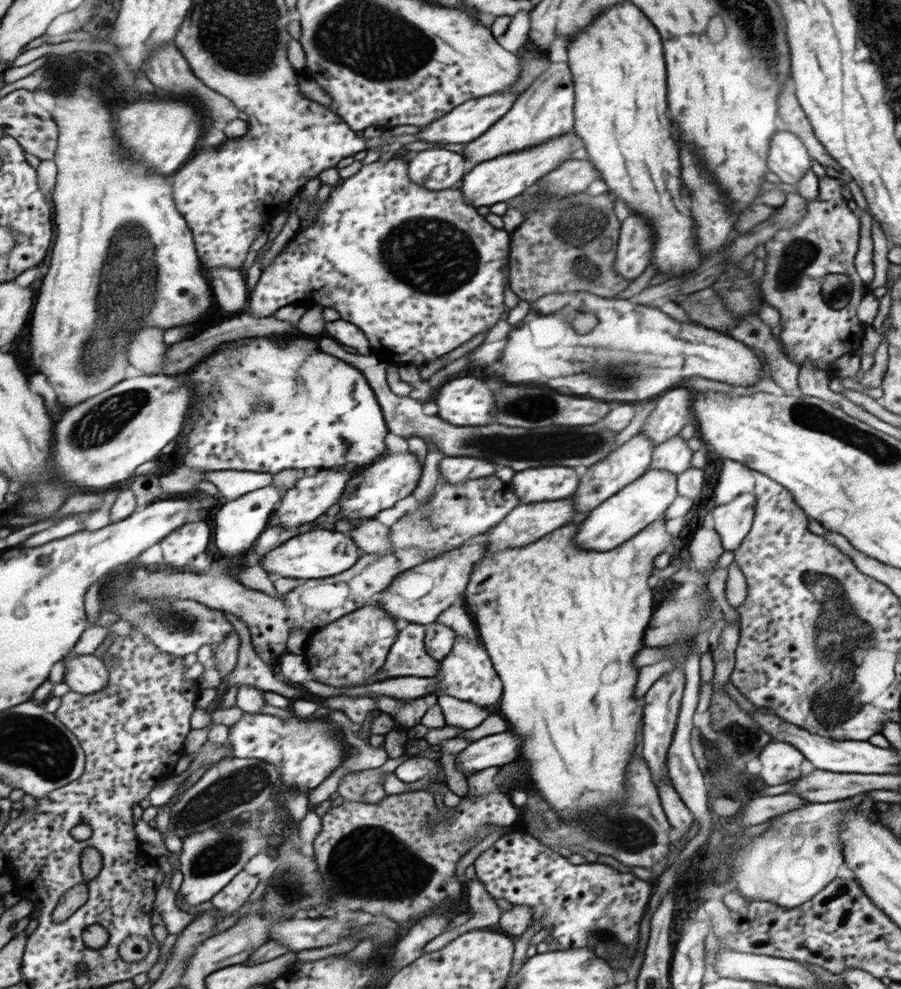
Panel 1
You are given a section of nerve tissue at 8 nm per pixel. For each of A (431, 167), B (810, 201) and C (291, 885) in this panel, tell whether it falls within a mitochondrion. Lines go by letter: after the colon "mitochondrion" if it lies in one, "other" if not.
A: other
B: other
C: mitochondrion

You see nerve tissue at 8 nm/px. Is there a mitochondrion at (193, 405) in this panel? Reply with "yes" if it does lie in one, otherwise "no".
no

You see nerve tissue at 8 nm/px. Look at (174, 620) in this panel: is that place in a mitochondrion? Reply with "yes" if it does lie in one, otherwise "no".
yes

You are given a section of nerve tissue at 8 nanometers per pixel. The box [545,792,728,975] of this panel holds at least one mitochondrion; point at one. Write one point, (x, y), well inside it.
(627, 833)

